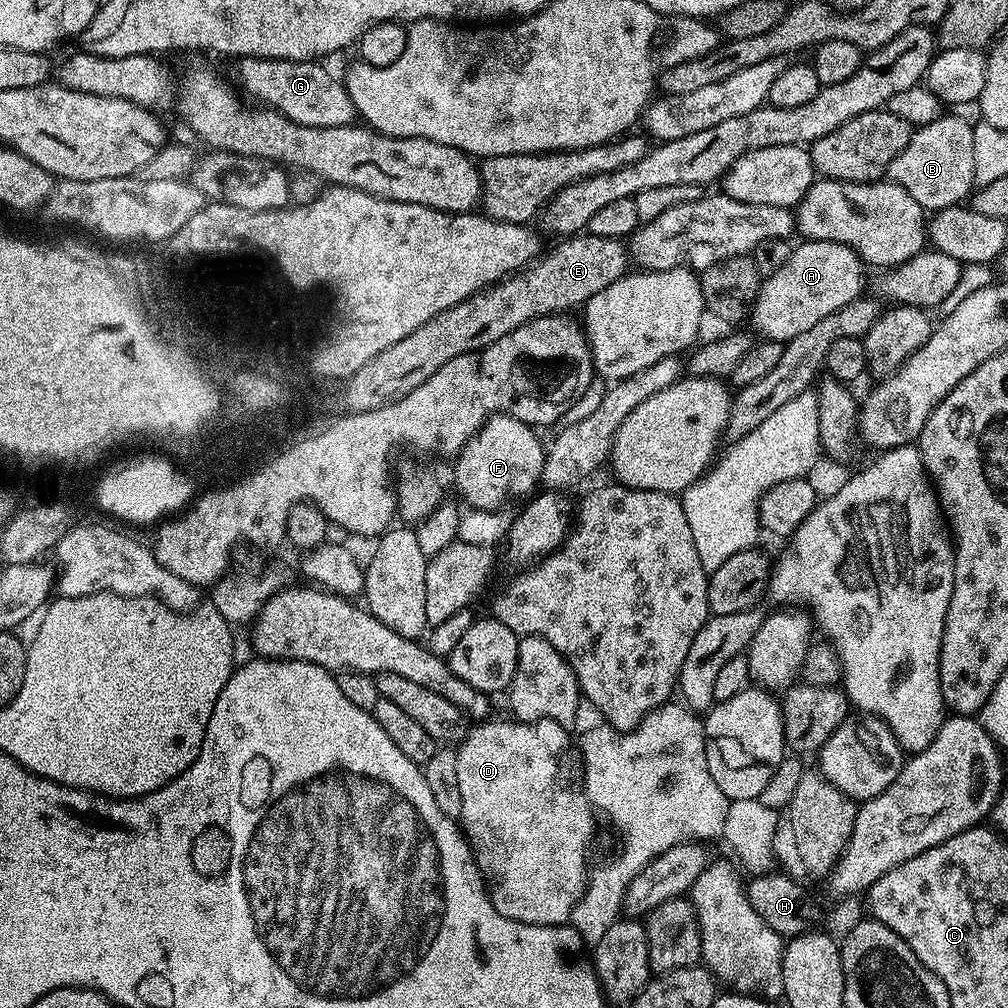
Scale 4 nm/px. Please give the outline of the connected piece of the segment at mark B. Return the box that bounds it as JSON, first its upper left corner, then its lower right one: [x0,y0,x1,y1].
[887,114,975,213]

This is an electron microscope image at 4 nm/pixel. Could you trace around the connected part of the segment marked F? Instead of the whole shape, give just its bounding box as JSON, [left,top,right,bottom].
[452,414,546,512]

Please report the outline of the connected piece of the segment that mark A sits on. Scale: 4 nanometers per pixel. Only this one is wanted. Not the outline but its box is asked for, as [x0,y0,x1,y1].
[750,240,866,342]

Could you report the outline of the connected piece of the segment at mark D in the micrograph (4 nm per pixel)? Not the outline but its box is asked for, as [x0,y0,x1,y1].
[455,718,597,926]

